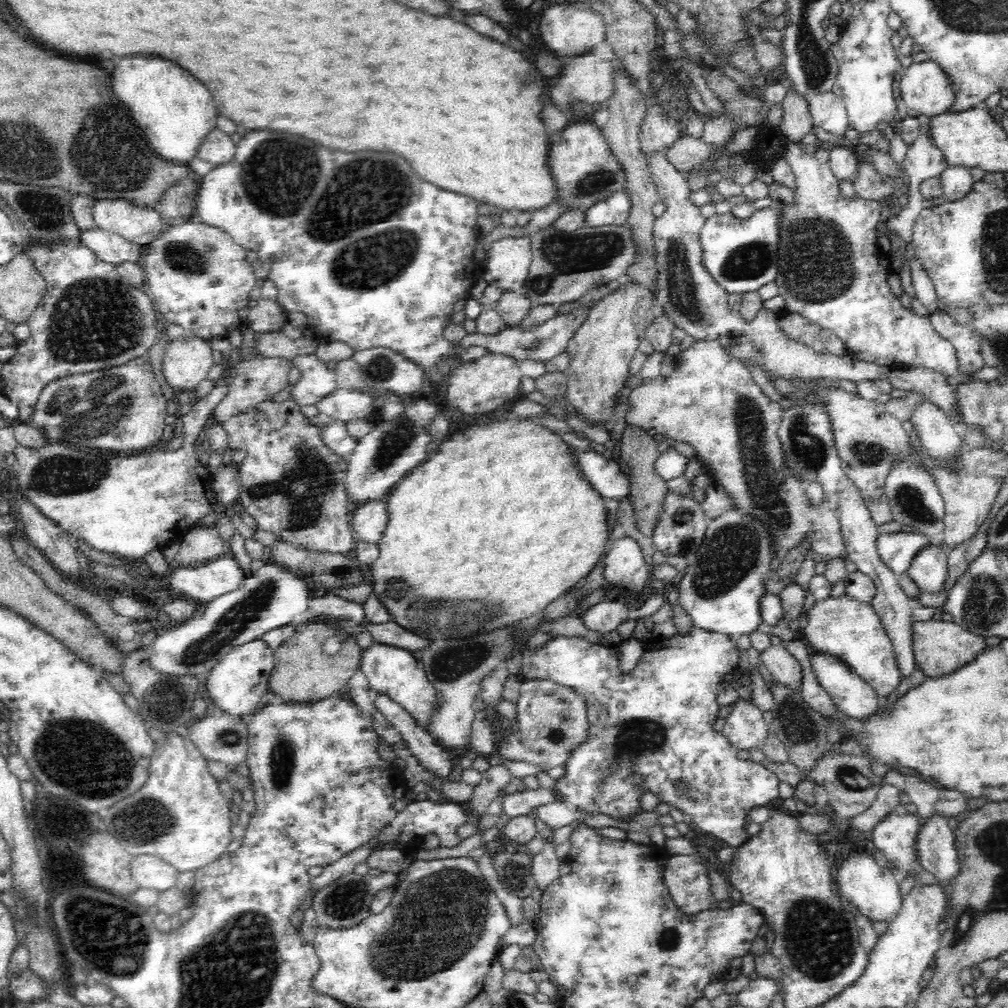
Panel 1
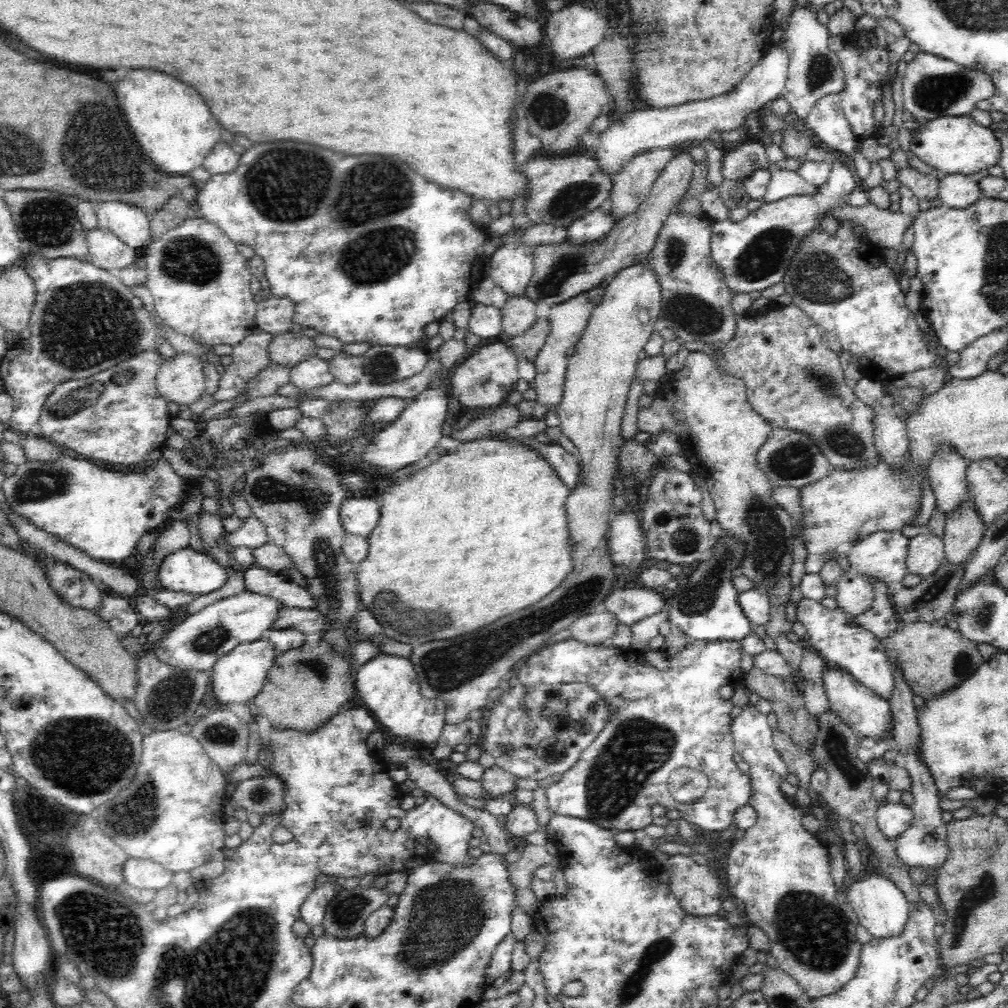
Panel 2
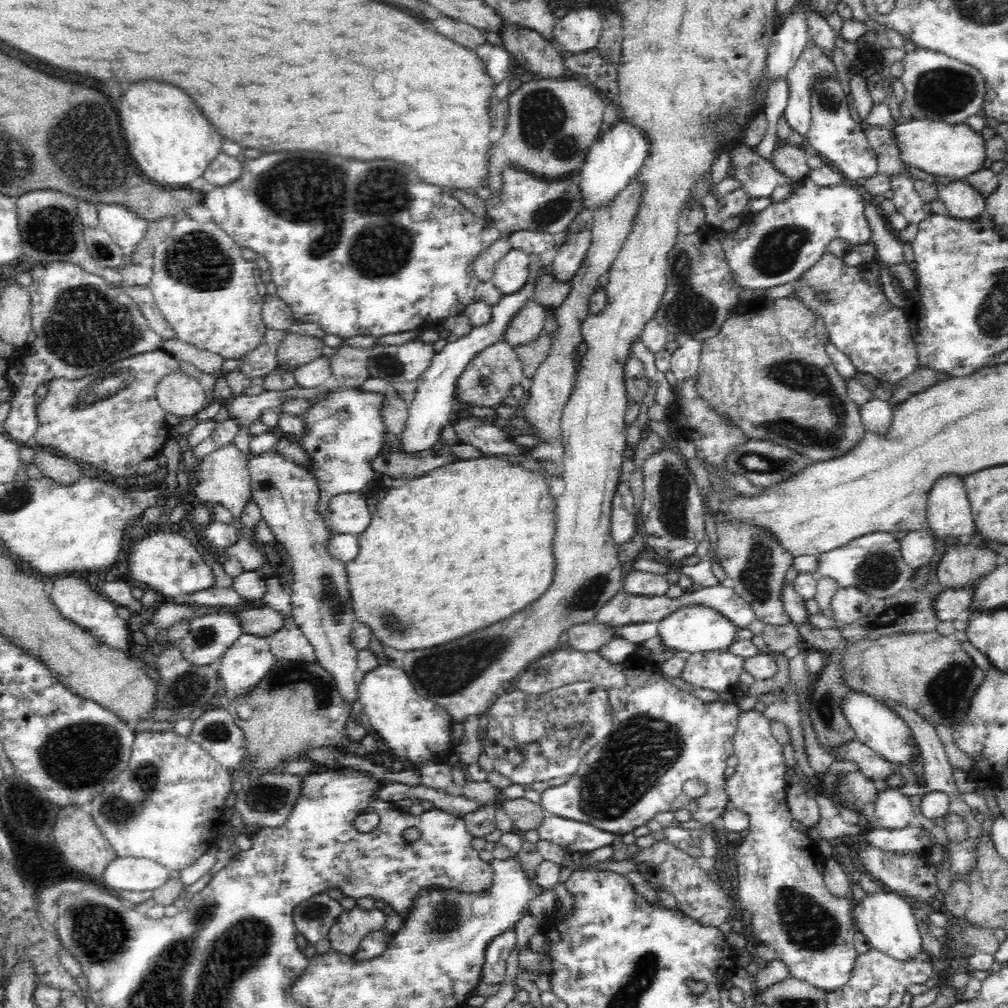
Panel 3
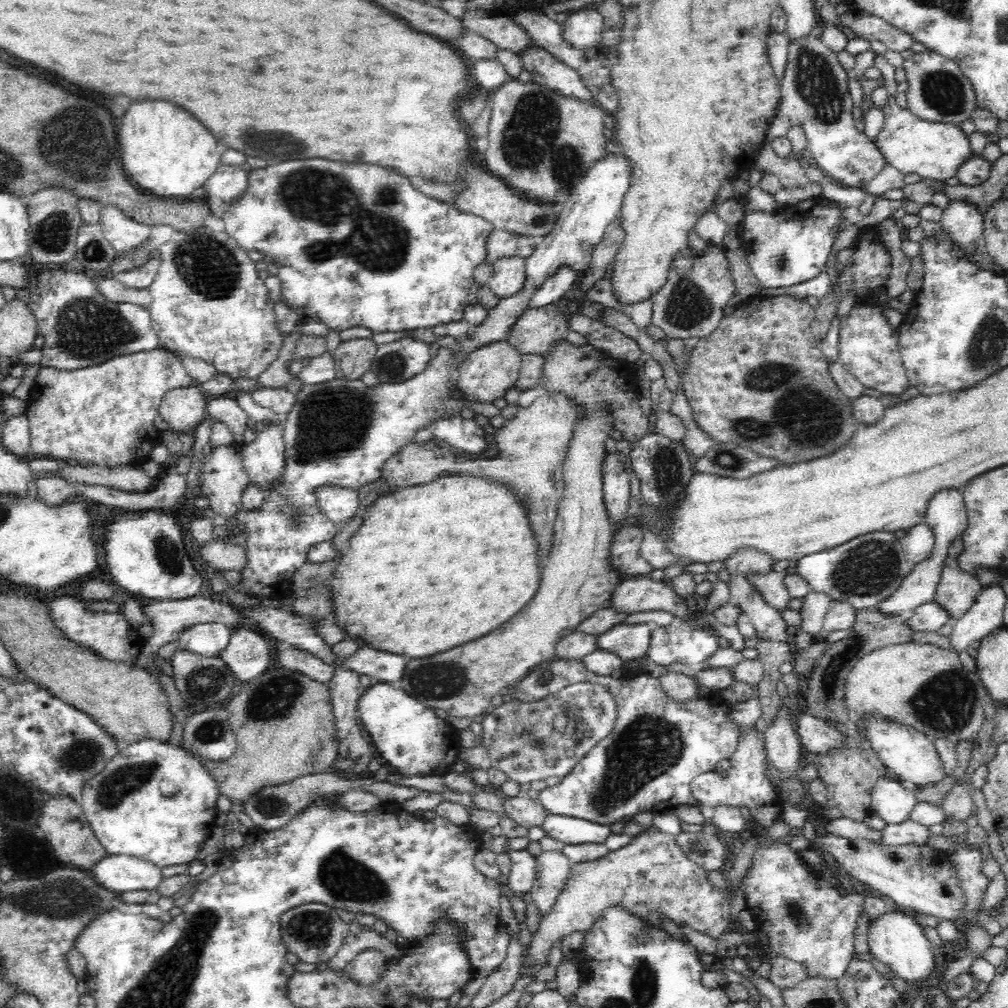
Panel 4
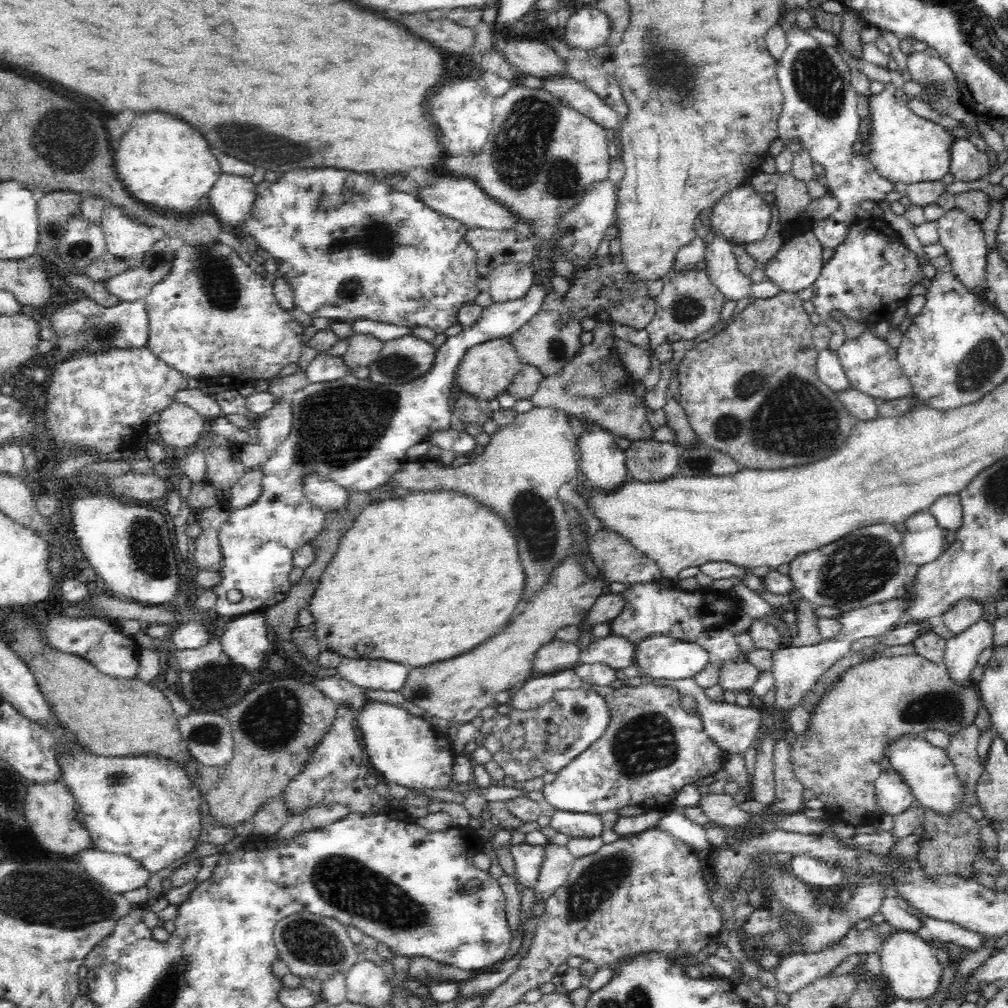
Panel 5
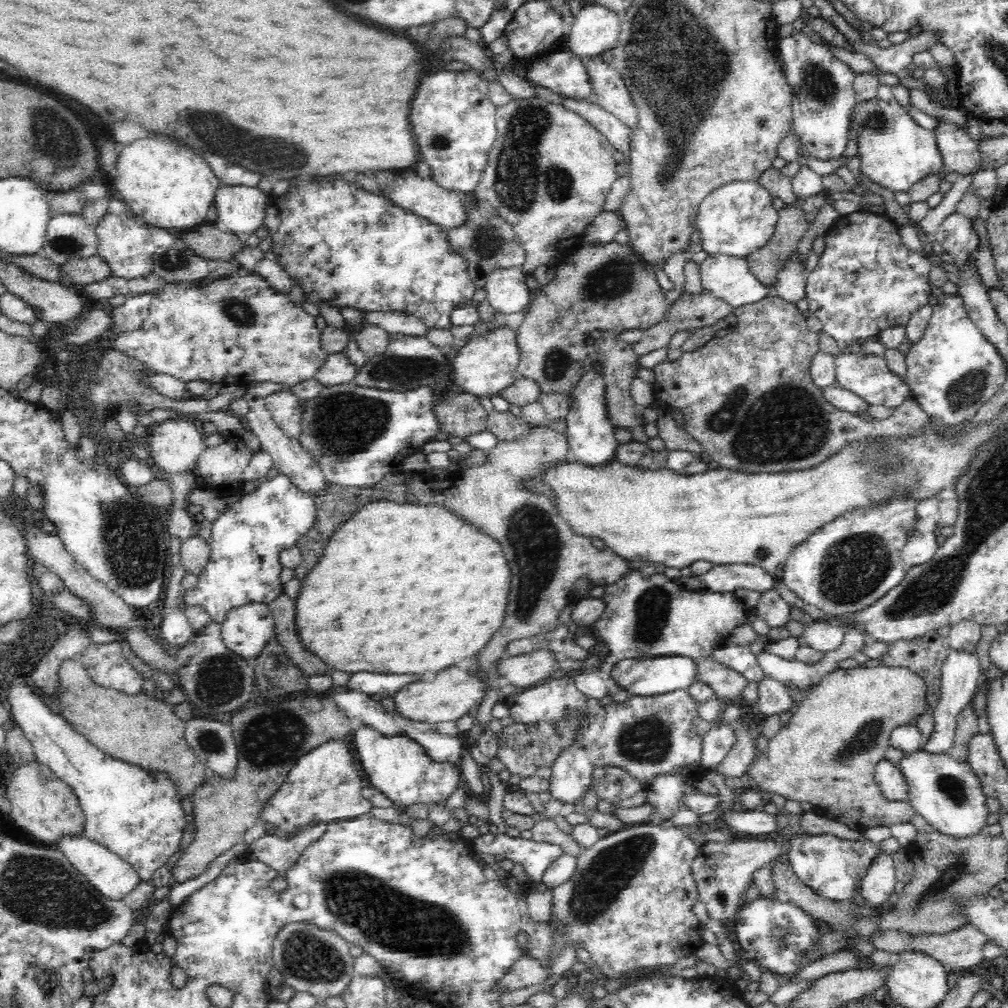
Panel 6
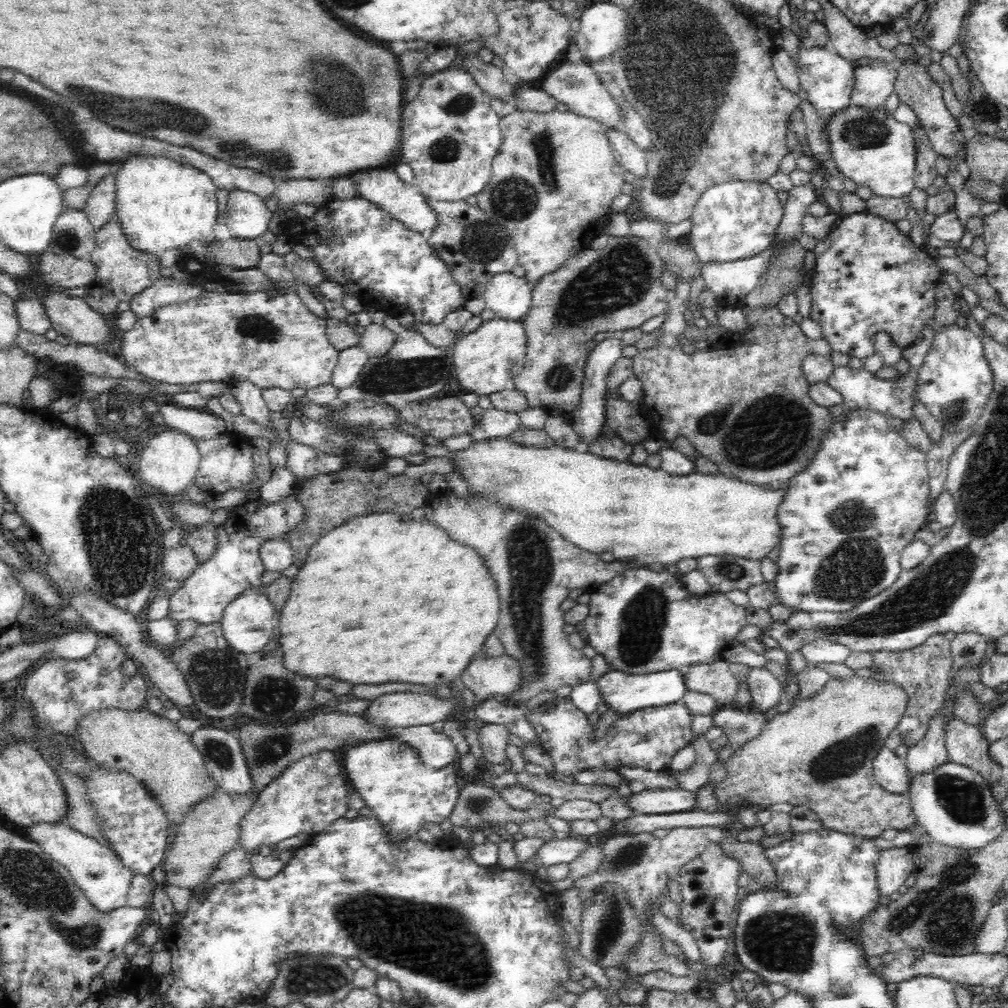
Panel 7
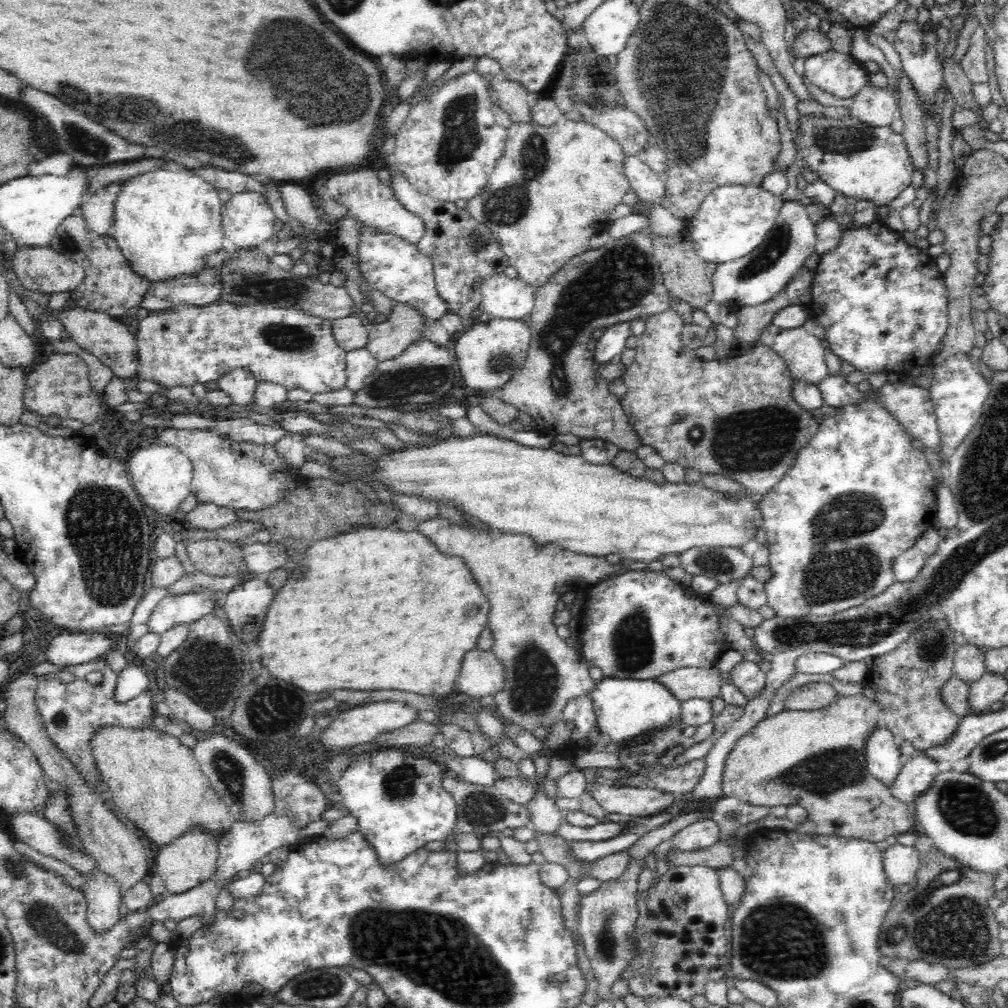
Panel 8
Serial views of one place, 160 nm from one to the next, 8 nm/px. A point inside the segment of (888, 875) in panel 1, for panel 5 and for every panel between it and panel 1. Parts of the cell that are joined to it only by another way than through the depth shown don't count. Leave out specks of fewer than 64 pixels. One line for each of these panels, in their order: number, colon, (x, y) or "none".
2: (881, 907)
3: (886, 920)
4: (896, 940)
5: (910, 969)

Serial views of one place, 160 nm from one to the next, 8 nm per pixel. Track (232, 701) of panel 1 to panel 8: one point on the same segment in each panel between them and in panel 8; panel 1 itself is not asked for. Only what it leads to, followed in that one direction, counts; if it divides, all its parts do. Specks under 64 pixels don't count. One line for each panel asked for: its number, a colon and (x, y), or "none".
2: (237, 678)
3: (242, 666)
4: (248, 654)
5: (246, 640)
6: (246, 630)
7: (248, 623)
8: (246, 605)

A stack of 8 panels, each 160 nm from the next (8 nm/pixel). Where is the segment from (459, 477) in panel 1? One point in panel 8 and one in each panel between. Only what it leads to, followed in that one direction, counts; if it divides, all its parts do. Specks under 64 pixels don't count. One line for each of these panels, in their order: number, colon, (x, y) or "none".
2: (491, 518)
3: (465, 545)
4: (431, 566)
5: (414, 580)
6: (408, 588)
7: (381, 598)
8: (373, 609)

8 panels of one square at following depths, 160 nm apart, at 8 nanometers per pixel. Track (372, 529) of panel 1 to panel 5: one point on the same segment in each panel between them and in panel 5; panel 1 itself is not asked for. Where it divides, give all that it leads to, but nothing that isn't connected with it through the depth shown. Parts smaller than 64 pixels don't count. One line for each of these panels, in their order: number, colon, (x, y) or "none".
2: (359, 516)
3: (347, 513)
4: (339, 504)
5: (326, 496)

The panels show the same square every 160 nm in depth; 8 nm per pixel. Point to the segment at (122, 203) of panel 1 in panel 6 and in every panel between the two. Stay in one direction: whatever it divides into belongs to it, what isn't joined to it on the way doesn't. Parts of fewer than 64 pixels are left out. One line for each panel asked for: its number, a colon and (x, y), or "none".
2: (129, 223)
3: (127, 229)
4: (124, 234)
5: (127, 239)
6: (127, 247)

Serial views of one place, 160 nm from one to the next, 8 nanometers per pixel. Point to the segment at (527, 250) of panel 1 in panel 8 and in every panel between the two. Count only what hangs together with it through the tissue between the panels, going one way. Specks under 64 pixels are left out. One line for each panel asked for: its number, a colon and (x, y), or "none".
2: (511, 266)
3: (511, 272)
4: (509, 274)
5: (512, 281)
6: (507, 289)
7: (510, 297)
8: (502, 297)

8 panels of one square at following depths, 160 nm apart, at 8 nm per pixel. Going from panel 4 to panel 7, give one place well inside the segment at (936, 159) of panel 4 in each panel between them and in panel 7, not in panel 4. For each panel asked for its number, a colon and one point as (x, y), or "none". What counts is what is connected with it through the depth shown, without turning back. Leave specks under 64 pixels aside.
5: (904, 147)
6: (895, 152)
7: (871, 148)

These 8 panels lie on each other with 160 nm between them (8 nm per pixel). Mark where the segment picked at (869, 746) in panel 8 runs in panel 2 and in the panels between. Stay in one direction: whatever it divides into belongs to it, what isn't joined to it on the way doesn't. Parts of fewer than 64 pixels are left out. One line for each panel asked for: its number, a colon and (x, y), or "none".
2: (893, 819)
3: (893, 809)
4: (893, 801)
5: (893, 795)
6: (892, 784)
7: (892, 774)

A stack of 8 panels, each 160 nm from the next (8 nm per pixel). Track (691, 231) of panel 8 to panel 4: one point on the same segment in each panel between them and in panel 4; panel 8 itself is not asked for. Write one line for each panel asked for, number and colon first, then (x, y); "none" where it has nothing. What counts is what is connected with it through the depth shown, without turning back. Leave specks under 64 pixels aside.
4: (784, 249)
5: (741, 215)
6: (738, 218)
7: (735, 220)

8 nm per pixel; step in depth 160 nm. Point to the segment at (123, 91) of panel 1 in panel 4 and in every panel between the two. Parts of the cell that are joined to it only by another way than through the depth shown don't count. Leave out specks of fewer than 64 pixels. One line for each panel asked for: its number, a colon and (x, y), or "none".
2: (170, 121)
3: (172, 142)
4: (166, 152)

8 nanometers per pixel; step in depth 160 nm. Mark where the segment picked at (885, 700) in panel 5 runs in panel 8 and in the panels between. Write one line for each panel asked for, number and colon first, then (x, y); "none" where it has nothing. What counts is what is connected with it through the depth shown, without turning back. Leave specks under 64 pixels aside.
6: (826, 754)
7: (819, 754)
8: (816, 759)

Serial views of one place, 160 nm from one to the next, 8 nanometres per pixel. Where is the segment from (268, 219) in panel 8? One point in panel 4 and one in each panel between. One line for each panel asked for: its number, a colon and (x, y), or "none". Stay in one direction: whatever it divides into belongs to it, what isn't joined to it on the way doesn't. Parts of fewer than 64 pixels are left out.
4: (227, 182)
5: (231, 197)
6: (240, 209)
7: (246, 216)

